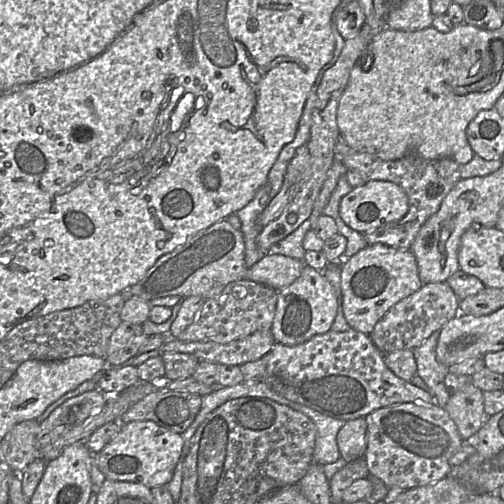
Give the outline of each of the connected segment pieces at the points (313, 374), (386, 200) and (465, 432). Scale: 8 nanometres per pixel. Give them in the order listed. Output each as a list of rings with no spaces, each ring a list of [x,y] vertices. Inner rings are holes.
[[[350,329],[344,332],[330,330],[317,334],[308,341],[289,346],[276,342],[269,352],[263,381],[286,399],[312,408],[333,418],[348,421],[366,417],[371,412],[390,405],[413,402],[432,404],[433,396],[426,390],[396,376],[385,364],[385,354],[375,345],[370,335]]]
[[[370,180],[352,188],[341,200],[340,215],[343,221],[361,233],[369,233],[387,223],[403,218],[409,209],[408,195],[402,187],[390,181]]]
[[[472,382],[452,393],[444,408],[465,441],[473,439],[487,417],[484,411],[483,391]]]

